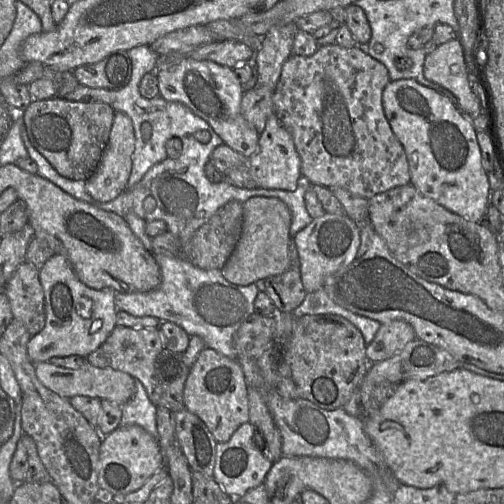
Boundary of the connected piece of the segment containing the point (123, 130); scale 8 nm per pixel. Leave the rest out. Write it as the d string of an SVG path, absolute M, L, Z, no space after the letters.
M115 112L108 144L95 172L85 180L85 189L92 198L107 202L126 188L132 169L135 135L130 117Z

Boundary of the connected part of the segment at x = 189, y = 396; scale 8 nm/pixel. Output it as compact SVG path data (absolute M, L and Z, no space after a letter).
M211 348L200 352L190 368L183 392L185 409L198 416L217 442L227 442L240 425L249 421L248 387L241 365Z

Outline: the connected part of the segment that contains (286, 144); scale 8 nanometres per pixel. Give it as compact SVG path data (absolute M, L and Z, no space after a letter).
M272 114L259 136L257 151L248 159L249 169L258 188L294 191L304 181L301 173L301 159L292 135Z

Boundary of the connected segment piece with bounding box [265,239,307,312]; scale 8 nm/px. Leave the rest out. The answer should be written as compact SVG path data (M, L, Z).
M292 239L289 245L289 259L290 266L284 273L265 279L265 292L277 310L284 312L292 312L307 294L301 280L298 252Z

